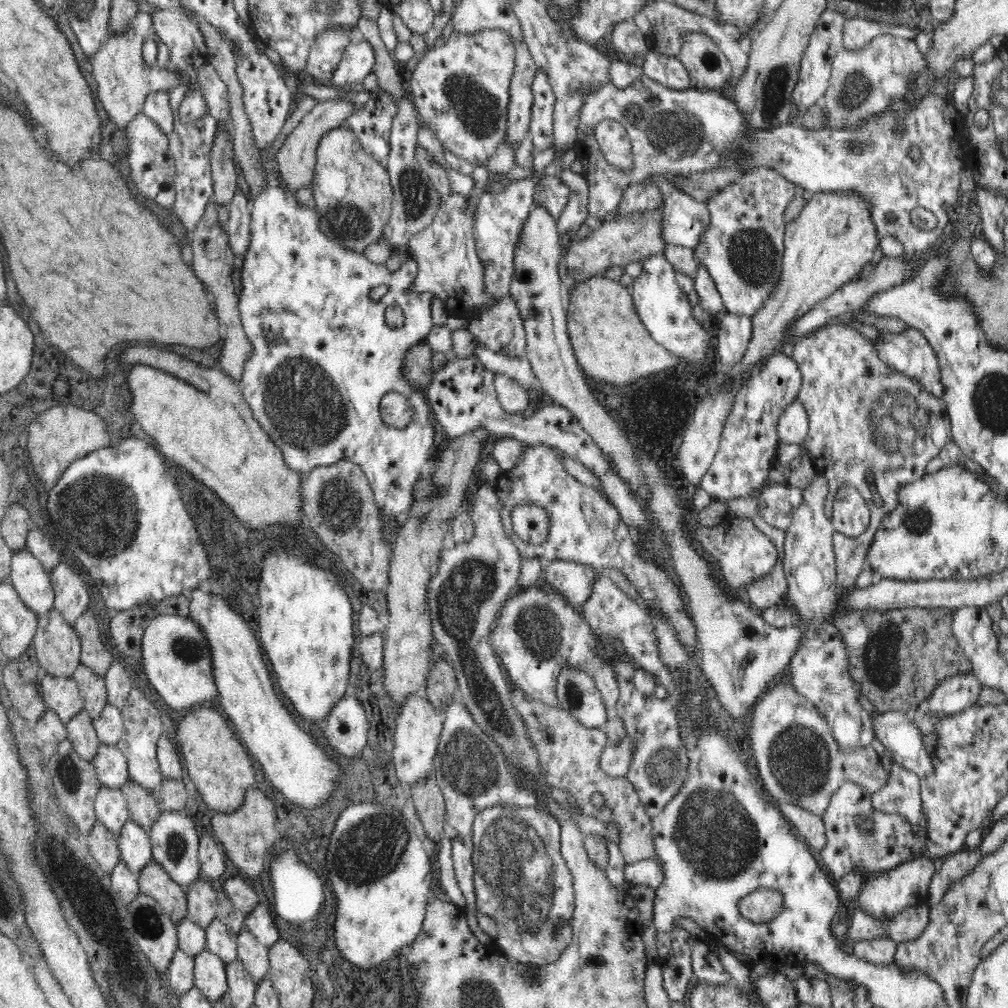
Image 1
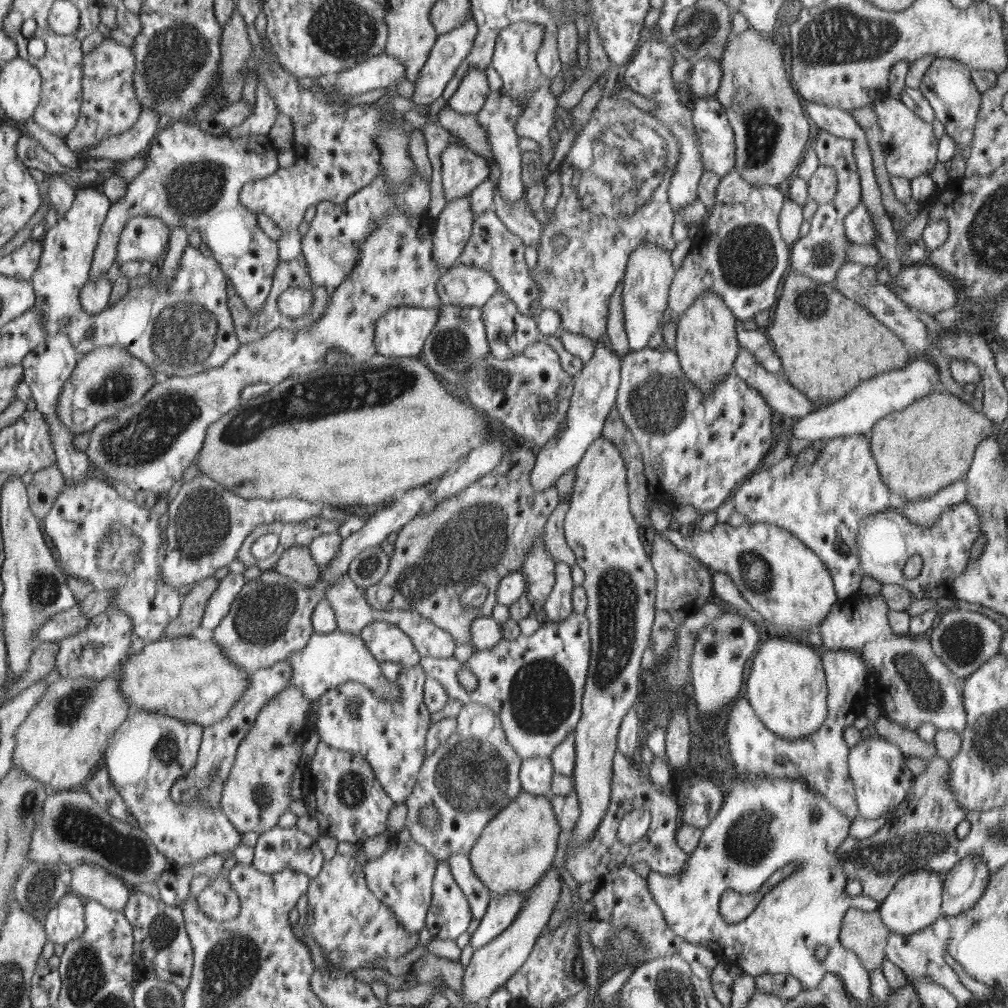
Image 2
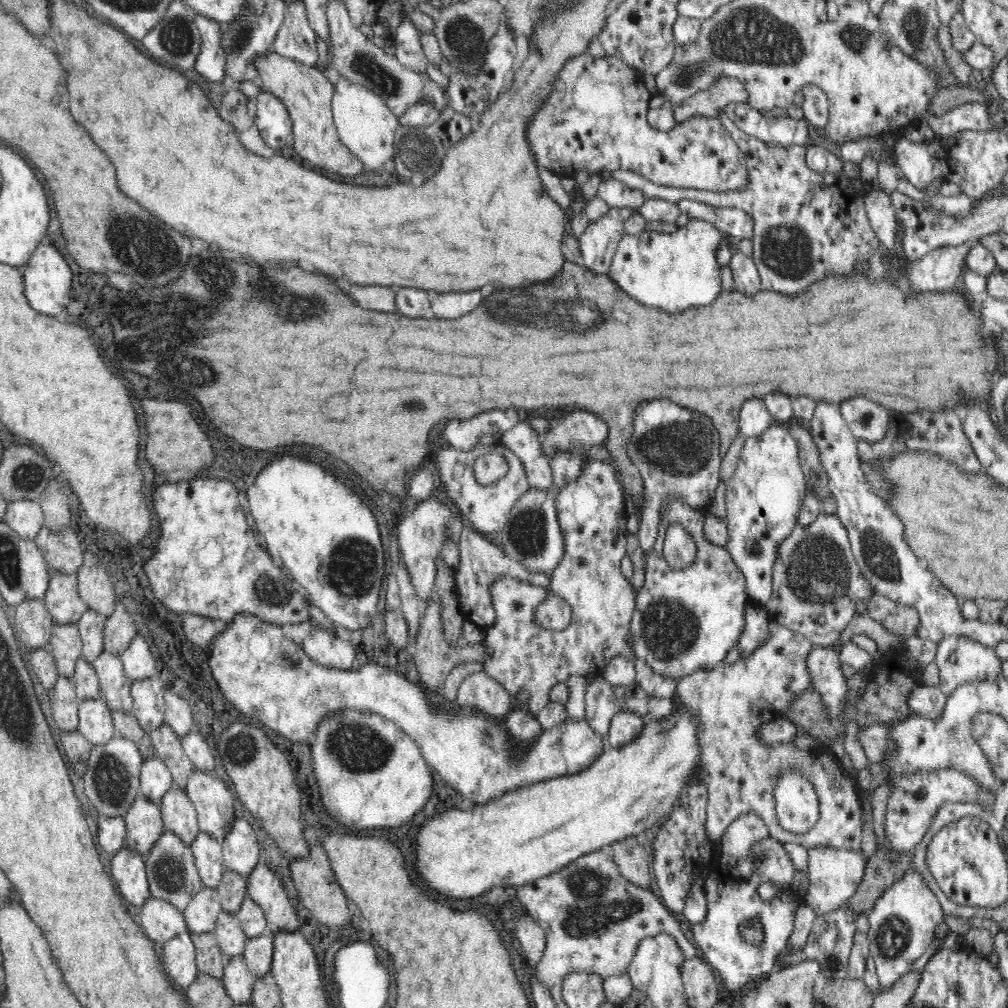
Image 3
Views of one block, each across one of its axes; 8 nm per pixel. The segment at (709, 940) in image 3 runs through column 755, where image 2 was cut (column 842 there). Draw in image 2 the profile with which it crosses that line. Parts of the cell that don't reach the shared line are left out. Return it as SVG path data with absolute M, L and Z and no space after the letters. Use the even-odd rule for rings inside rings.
M736 777L733 782L732 790L744 788L744 786L748 788L748 784L744 782L756 783L748 790L750 806L746 806L744 810L740 804L740 798L734 796L740 792L730 790L717 815L703 829L698 846L689 854L685 872L678 877L664 876L651 871L647 876L648 890L654 902L663 911L668 926L686 941L706 948L714 944L716 950L722 950L718 938L720 938L720 932L724 932L724 948L727 948L733 961L742 967L746 975L755 977L761 974L790 974L802 982L804 989L812 989L820 983L824 973L832 972L839 976L846 992L852 998L860 1002L870 1000L872 987L870 987L871 980L868 971L860 963L858 955L852 949L844 947L839 940L844 914L850 908L872 912L878 910L879 907L876 900L862 894L848 895L844 889L848 877L843 872L841 861L837 860L837 850L838 846L848 838L852 820L829 804L828 800L810 791L798 781L771 780L770 777L764 777L762 780L754 780L754 778L741 780L740 777ZM789 864L796 864L798 868L780 883L775 891L765 895L762 899L763 905L756 907L746 919L738 923L727 924L722 920L718 912L718 902L726 890L734 890L740 894L753 893L778 868ZM818 946L828 948L828 955L822 960L816 959Z

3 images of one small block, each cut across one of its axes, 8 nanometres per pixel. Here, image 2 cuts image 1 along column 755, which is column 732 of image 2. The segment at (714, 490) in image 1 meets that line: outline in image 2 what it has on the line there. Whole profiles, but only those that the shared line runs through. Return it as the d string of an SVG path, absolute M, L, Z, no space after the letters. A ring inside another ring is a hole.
M648 346L640 350L630 350L629 353L621 360L621 380L617 391L617 397L615 400L616 411L620 413L620 417L630 431L634 435L634 440L638 444L638 448L641 452L644 465L644 476L647 480L647 487L650 495L659 503L664 503L672 507L677 507L682 504L690 504L694 506L701 514L706 513L706 510L715 511L718 506L722 505L722 502L732 494L730 490L736 490L744 480L748 479L753 473L760 469L760 462L764 459L764 456L768 455L770 448L772 448L772 414L770 414L770 408L766 404L766 398L760 392L757 392L754 388L751 388L746 382L740 380L734 374L723 381L712 396L702 395L682 373L680 366L679 355L676 351L671 351L668 348L653 349Z

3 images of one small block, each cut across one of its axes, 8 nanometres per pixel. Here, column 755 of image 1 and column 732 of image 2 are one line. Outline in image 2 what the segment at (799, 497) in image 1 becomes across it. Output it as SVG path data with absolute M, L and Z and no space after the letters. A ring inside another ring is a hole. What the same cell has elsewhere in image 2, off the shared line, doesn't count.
M865 434L842 436L830 439L820 439L811 442L811 446L807 447L799 454L790 453L782 462L774 464L769 469L759 469L757 472L748 476L747 480L744 480L744 486L740 484L740 488L734 492L734 508L736 511L740 512L746 518L748 522L754 522L755 524L774 524L780 529L787 530L787 532L792 533L796 538L800 539L812 552L816 553L816 556L820 557L820 560L830 569L830 574L832 575L832 580L834 583L834 590L836 591L836 596L839 602L843 602L852 593L855 593L860 588L860 582L862 582L862 569L860 569L860 559L858 559L858 549L857 549L857 536L859 532L859 523L863 520L865 516L874 515L875 513L882 513L887 509L891 508L890 505L890 491L888 490L888 485L884 483L882 477L880 476L880 471L878 471L878 465L876 464L876 459L871 451L870 440Z

